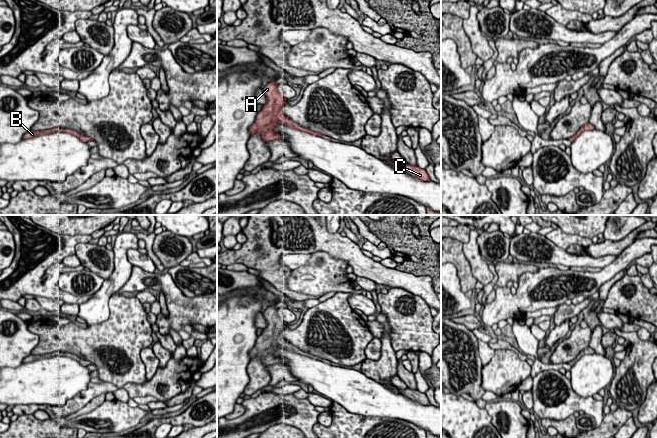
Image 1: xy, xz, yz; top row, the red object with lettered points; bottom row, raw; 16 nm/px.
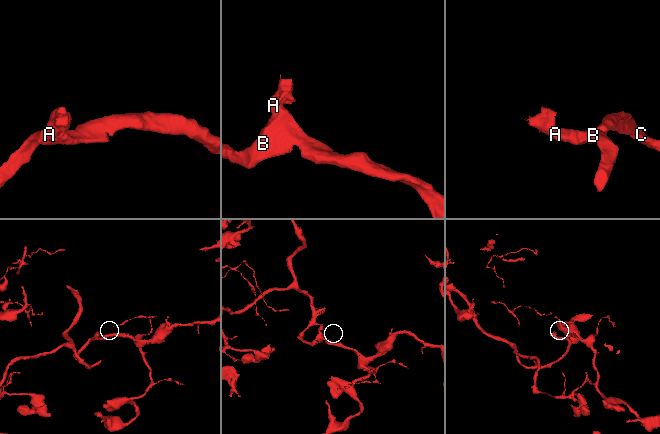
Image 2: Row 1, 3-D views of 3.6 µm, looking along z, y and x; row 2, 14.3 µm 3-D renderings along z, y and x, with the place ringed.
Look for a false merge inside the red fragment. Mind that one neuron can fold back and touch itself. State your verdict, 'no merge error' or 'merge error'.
no merge error

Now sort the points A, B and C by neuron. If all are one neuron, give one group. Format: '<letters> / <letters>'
A B C

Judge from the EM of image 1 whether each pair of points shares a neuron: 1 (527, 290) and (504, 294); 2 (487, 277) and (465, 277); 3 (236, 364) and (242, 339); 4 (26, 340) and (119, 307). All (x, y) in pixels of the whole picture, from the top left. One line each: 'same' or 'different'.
1: same
2: different
3: same
4: different

